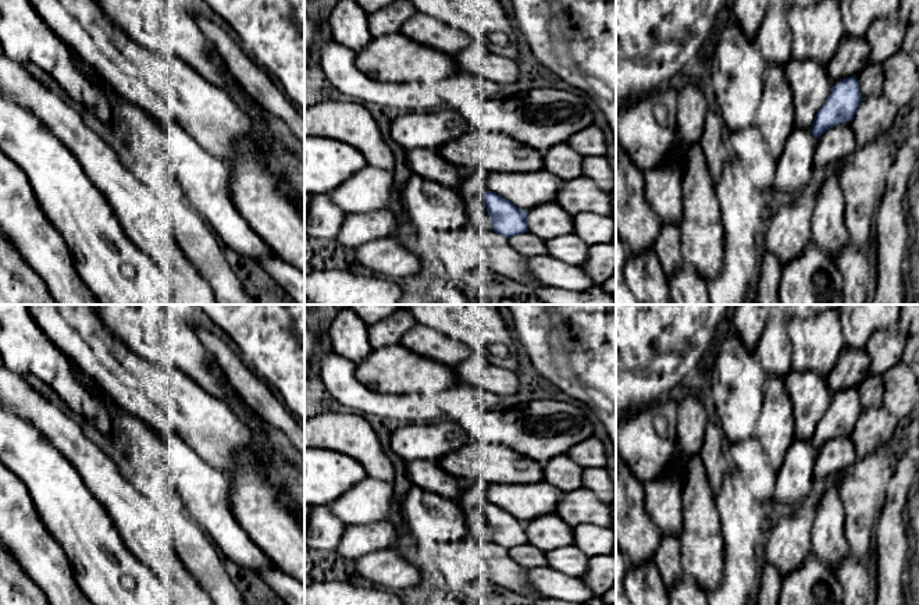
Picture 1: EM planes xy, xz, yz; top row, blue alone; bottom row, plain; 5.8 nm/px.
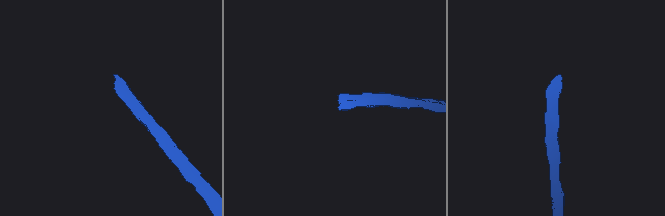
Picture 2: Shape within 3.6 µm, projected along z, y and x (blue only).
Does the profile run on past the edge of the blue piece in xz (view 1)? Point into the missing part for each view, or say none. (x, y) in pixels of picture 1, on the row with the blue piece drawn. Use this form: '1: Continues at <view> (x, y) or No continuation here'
1: No continuation here

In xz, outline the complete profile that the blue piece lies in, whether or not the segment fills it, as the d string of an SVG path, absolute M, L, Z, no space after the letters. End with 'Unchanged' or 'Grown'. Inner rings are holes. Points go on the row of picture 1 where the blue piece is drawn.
M487 191L482 199L496 234L512 238L528 231L527 210L516 207L492 191Z. Unchanged

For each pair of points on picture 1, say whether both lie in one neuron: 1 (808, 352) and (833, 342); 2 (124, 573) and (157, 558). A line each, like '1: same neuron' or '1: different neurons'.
1: same neuron
2: different neurons

